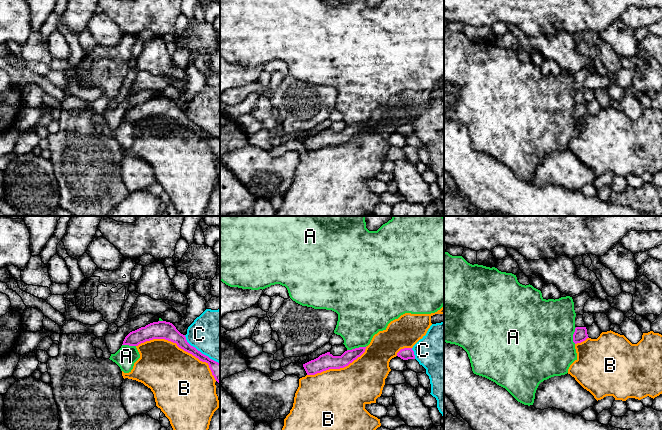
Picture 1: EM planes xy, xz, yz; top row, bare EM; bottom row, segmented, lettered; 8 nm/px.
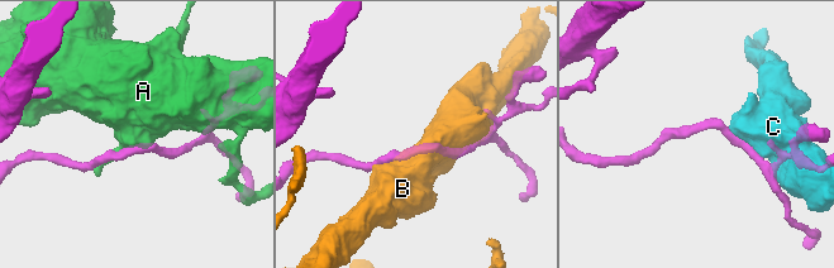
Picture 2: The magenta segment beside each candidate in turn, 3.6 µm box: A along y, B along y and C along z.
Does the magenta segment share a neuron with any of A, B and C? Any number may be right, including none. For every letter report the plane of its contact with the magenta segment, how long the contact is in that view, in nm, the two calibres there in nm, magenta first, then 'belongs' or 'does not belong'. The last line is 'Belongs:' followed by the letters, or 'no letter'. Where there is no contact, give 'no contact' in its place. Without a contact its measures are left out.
A: xz | 170 nm | 120/360 nm | does not belong
B: xy | 700 nm | 140/440 nm | does not belong
C: xy | 360 nm | 130/400 nm | does not belong
Belongs: no letter

